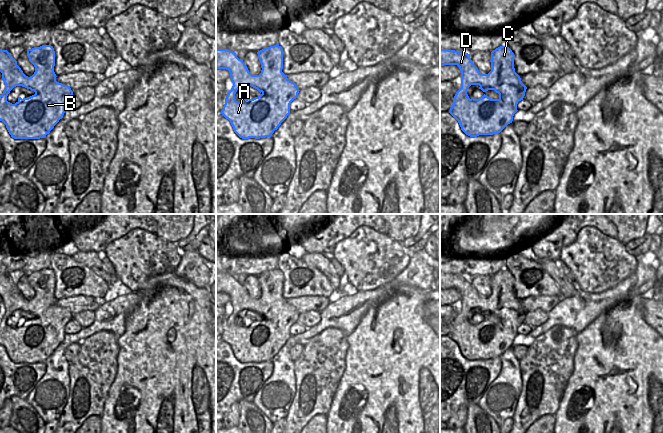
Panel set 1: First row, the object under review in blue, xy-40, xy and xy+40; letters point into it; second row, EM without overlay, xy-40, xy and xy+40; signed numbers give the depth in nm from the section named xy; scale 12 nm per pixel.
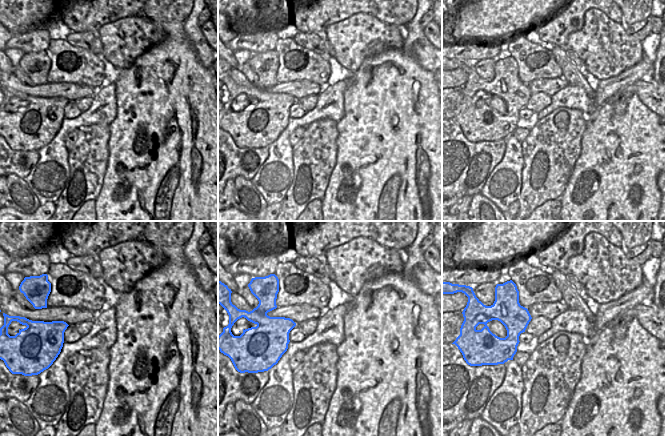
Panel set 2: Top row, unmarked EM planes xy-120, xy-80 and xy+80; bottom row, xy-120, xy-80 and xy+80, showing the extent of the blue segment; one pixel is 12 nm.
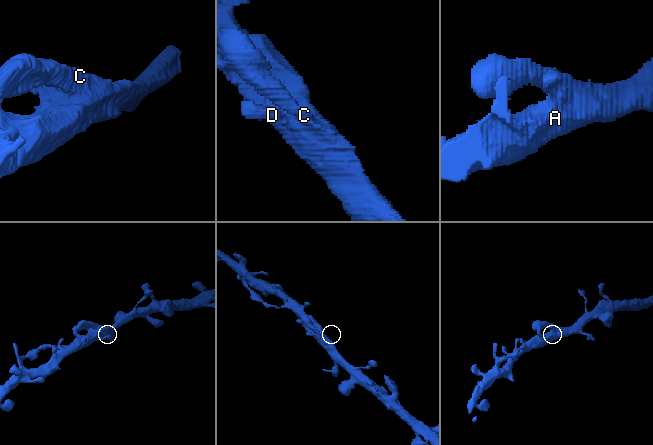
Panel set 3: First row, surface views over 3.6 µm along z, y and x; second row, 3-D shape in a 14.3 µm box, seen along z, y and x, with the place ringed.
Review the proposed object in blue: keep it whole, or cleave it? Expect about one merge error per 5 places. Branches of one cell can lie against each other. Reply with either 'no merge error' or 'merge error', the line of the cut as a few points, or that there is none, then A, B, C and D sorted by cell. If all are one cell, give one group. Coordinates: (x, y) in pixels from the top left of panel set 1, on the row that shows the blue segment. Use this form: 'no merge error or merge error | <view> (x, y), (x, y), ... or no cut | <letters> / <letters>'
no merge error | no cut | A B C D

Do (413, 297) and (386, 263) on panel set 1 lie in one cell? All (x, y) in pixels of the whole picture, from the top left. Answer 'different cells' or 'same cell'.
different cells

